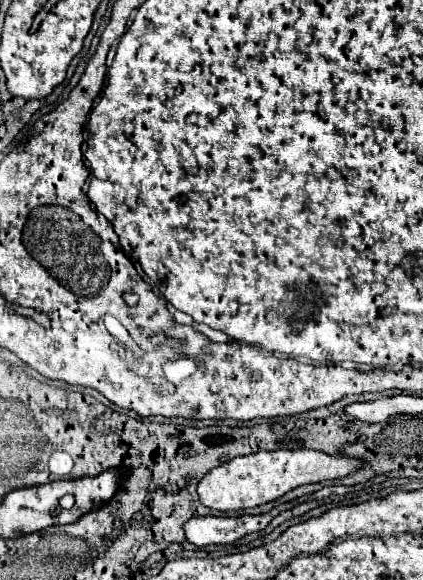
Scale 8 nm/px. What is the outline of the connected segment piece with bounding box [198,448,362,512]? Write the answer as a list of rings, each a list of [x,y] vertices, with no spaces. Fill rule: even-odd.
[[[274,450],[274,452],[256,452],[240,458],[232,458],[230,462],[214,468],[206,474],[198,484],[198,496],[204,506],[226,510],[246,510],[266,502],[272,502],[296,486],[334,480],[352,474],[360,468],[362,460],[350,460],[344,456],[330,456],[316,450]]]

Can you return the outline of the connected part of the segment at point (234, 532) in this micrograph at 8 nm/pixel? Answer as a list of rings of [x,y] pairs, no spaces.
[[[268,512],[258,516],[236,516],[236,518],[222,518],[222,516],[198,516],[186,522],[184,532],[186,540],[198,548],[210,544],[232,544],[238,538],[258,532],[266,528]]]

